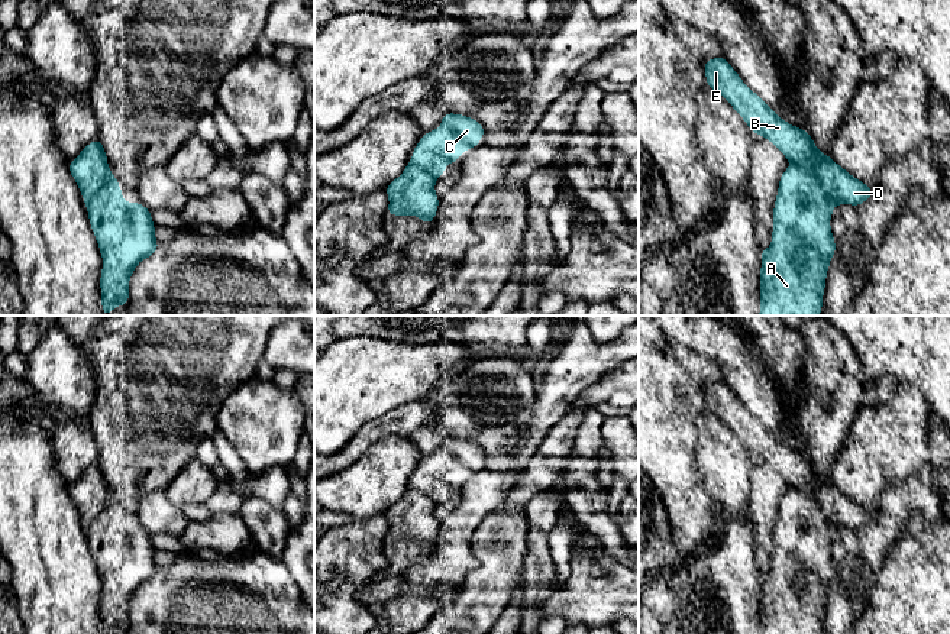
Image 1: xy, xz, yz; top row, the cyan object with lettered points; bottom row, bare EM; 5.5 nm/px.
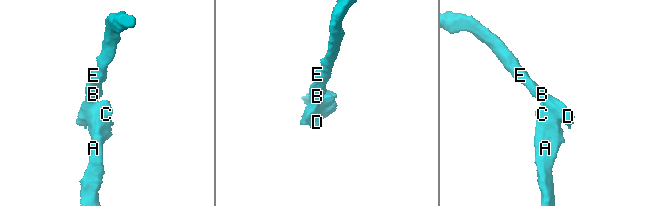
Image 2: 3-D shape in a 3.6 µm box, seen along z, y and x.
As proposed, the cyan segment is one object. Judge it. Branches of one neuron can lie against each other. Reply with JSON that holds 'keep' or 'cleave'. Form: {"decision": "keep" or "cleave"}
{"decision": "cleave"}

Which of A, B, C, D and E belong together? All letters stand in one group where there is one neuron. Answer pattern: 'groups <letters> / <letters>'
groups A C / B D E

